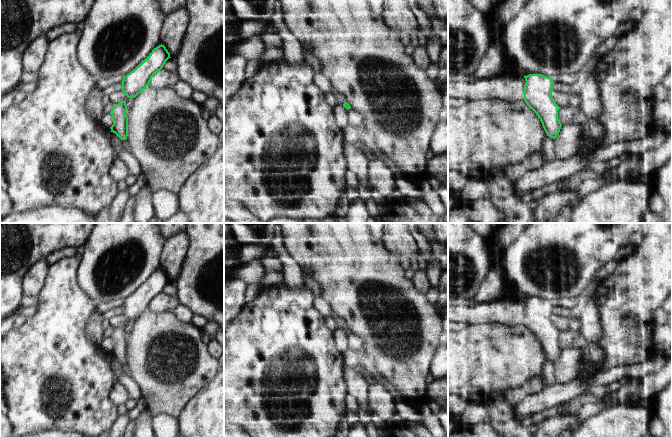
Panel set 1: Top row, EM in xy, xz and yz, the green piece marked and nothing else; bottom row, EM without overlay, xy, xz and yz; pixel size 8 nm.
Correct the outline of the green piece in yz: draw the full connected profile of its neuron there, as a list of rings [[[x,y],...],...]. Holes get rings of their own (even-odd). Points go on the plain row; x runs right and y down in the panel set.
[[[529,298],[524,302],[524,326],[536,337],[547,360],[555,363],[562,348],[558,342],[560,331],[551,322],[552,302],[542,298]]]

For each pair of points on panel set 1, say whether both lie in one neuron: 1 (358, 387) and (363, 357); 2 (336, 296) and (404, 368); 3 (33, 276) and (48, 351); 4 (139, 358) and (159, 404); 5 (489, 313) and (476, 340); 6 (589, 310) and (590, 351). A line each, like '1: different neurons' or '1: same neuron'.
1: same neuron
2: same neuron
3: different neurons
4: same neuron
5: different neurons
6: same neuron

